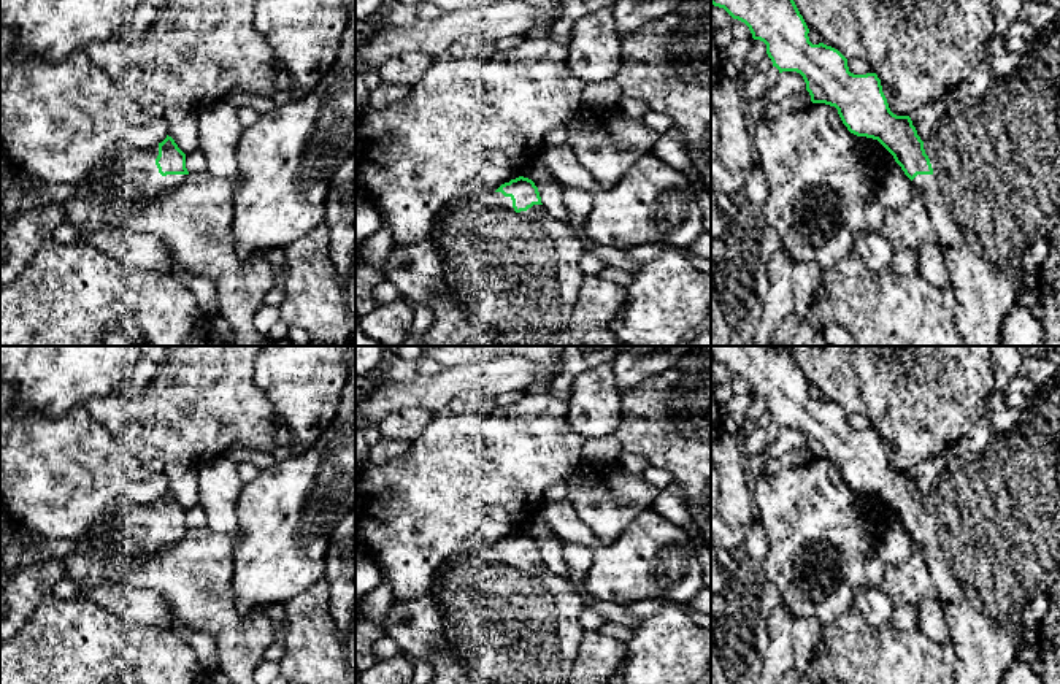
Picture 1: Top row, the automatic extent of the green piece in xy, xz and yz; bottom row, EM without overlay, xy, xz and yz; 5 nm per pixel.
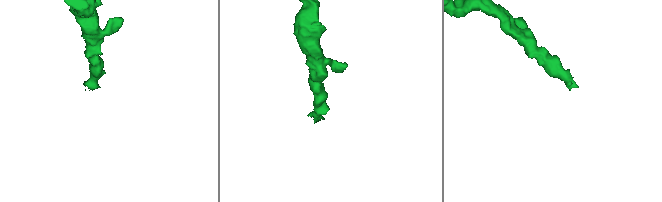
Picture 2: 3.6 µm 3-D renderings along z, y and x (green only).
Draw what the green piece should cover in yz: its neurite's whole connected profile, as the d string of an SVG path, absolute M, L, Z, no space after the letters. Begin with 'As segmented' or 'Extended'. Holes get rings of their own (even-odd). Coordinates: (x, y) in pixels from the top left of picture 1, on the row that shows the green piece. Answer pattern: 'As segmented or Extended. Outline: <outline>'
Extended. Outline: M711 0L733 19L744 22L754 40L766 44L773 67L797 71L812 103L835 106L843 124L857 136L878 140L920 189L938 235L955 297L955 327L965 346L1000 346L1004 317L1020 292L1036 289L1035 270L1024 268L1024 254L1036 238L1049 238L1060 216L1060 11L1054 24L1038 30L1019 68L995 79L981 98L952 100L927 140L920 140L909 116L890 111L876 73L854 75L835 48L809 41L809 29L793 0Z

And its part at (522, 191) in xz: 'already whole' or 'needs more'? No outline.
needs more

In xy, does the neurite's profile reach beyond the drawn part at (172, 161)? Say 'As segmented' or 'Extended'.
Extended

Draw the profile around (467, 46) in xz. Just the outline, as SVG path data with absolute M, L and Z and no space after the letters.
M467 35L459 38L449 49L447 57L474 57L474 59L492 59L497 54L494 41L481 37Z

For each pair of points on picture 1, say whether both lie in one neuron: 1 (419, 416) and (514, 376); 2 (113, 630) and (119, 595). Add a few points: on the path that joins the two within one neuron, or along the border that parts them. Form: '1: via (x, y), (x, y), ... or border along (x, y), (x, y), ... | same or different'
1: border along (391, 411), (426, 408), (433, 415) | different
2: border along (84, 595), (121, 616), (151, 626) | different

